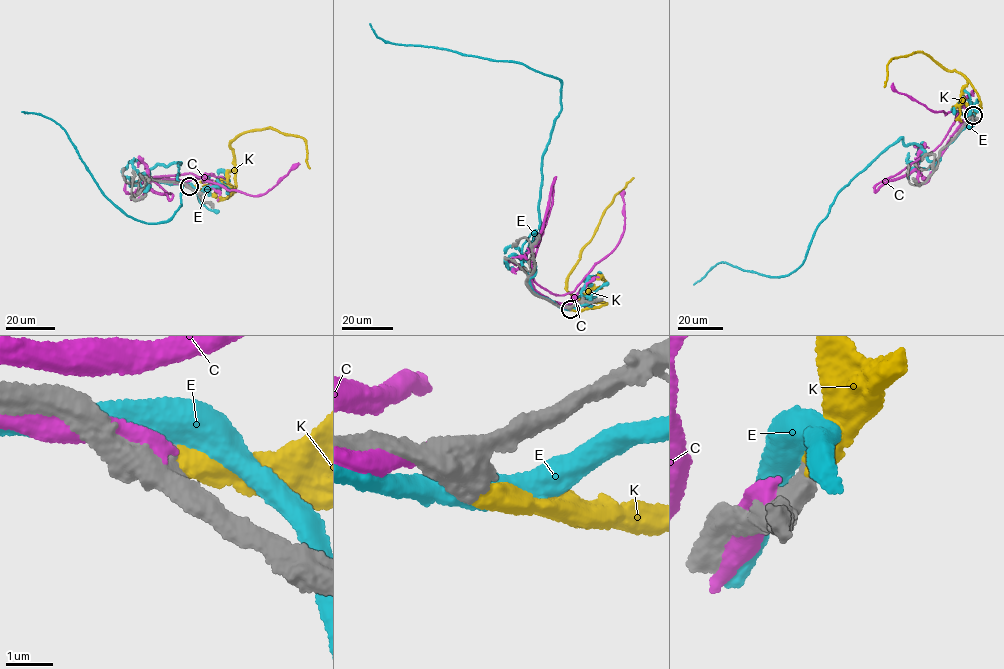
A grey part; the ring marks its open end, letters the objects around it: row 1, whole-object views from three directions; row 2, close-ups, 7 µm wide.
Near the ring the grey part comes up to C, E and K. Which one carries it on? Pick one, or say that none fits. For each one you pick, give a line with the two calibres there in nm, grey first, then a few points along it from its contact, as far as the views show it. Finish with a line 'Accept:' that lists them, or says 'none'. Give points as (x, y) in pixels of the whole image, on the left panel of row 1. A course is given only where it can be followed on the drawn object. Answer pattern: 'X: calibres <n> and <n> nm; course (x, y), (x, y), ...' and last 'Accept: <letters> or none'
K: calibres 650 and 500 nm; course (189, 186), (220, 198), (232, 194), (236, 169), (230, 144), (244, 133), (268, 127), (304, 139), (309, 168)
Accept: K

